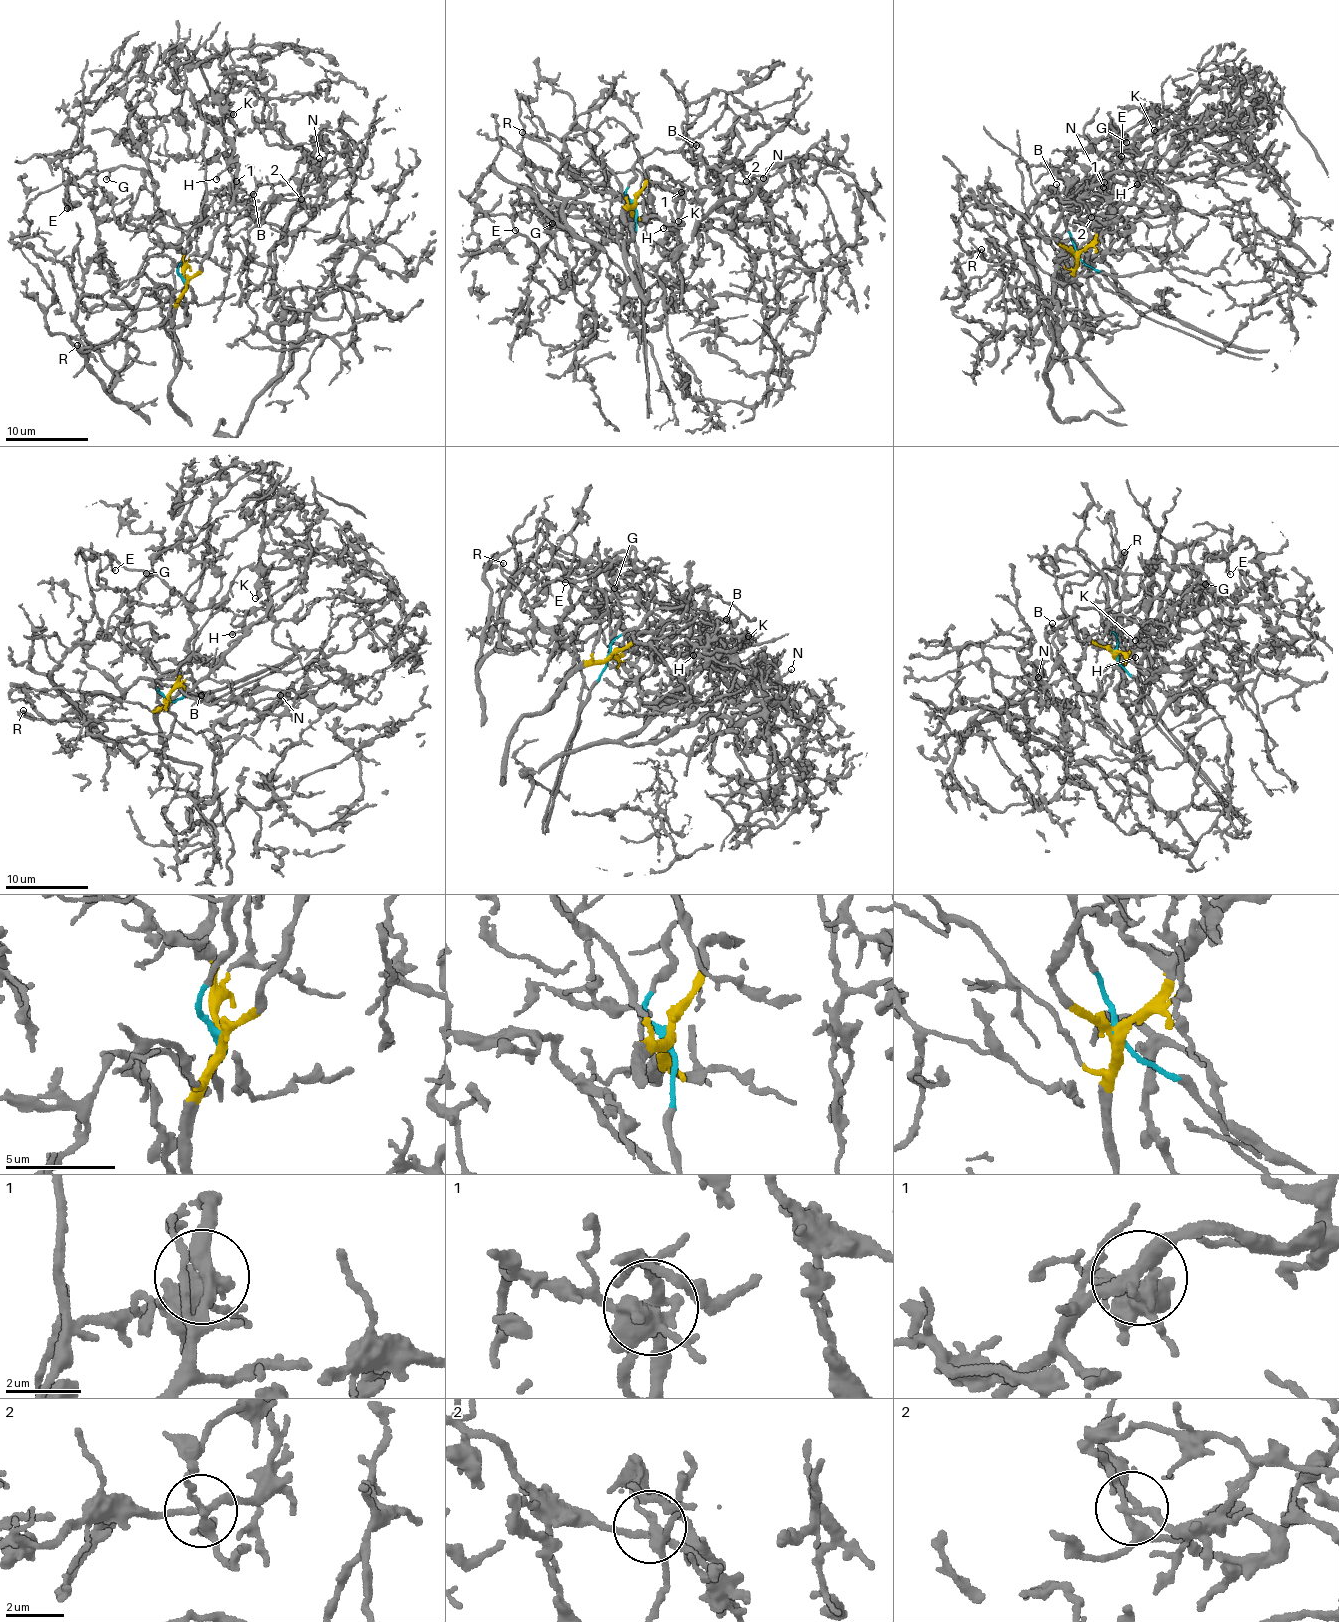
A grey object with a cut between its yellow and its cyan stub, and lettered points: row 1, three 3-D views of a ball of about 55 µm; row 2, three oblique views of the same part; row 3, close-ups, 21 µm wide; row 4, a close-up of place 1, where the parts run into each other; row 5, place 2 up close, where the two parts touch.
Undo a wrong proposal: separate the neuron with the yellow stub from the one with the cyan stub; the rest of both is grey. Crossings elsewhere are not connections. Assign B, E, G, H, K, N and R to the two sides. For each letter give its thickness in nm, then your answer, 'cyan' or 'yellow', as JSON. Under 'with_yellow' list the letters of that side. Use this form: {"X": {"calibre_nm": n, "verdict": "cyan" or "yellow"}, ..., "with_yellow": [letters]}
{"B": {"calibre_nm": 130, "verdict": "cyan"}, "E": {"calibre_nm": 170, "verdict": "yellow"}, "G": {"calibre_nm": 150, "verdict": "yellow"}, "H": {"calibre_nm": 280, "verdict": "yellow"}, "K": {"calibre_nm": 200, "verdict": "cyan"}, "N": {"calibre_nm": 160, "verdict": "cyan"}, "R": {"calibre_nm": 240, "verdict": "yellow"}, "with_yellow": ["E", "G", "H", "R"]}

